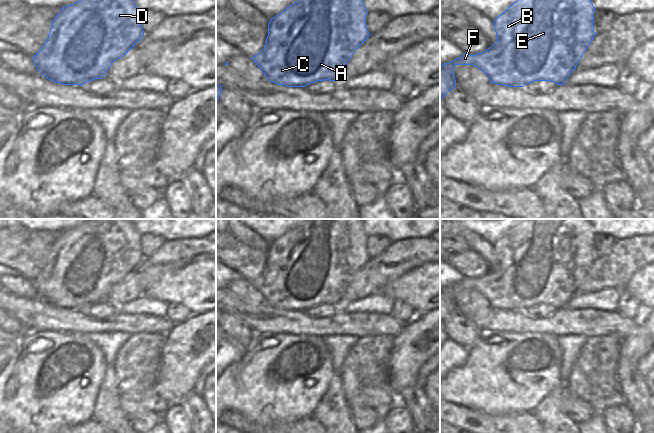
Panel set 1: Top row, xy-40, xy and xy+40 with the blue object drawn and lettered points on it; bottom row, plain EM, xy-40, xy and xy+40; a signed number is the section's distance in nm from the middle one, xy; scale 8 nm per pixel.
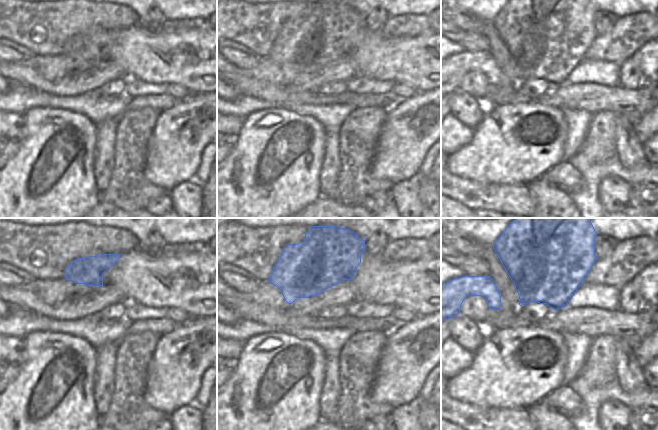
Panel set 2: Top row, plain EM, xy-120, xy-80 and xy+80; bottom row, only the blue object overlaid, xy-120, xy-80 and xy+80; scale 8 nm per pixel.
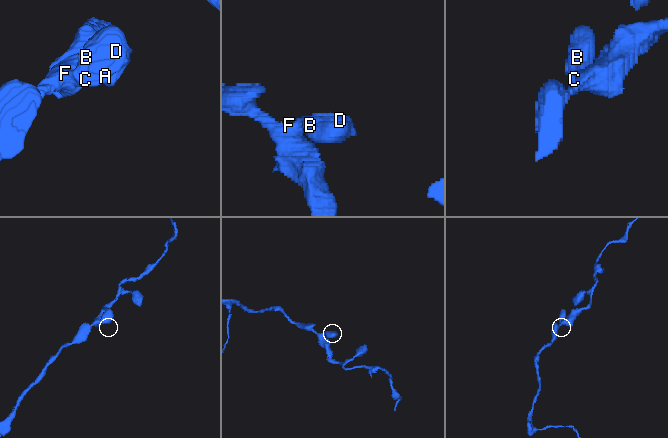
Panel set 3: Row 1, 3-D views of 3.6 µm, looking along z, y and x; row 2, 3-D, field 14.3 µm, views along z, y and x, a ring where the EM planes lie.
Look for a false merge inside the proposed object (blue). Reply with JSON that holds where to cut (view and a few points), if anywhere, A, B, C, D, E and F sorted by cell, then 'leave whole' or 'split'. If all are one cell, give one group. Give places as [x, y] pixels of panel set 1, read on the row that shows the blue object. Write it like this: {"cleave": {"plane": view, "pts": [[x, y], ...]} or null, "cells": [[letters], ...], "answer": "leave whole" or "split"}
{"cleave": null, "cells": [["A", "B", "C", "D", "E", "F"]], "answer": "leave whole"}

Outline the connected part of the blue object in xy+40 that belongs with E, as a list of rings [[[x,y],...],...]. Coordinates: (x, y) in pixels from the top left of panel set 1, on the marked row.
[[[517,0],[493,21],[496,42],[483,53],[461,57],[440,66],[440,99],[456,87],[455,65],[473,65],[481,69],[490,83],[507,87],[524,87],[535,81],[551,81],[563,85],[582,58],[594,36],[594,12],[591,0]]]

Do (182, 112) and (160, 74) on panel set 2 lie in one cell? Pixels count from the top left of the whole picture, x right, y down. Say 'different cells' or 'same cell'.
different cells

